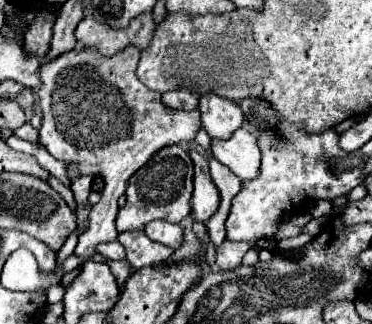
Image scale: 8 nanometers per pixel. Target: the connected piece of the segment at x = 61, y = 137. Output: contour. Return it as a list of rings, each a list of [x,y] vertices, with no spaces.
[[[127,46],[115,58],[103,58],[95,50],[73,50],[47,62],[41,74],[39,102],[43,126],[39,144],[65,162],[75,164],[83,176],[101,176],[105,188],[101,200],[89,212],[89,228],[79,236],[75,254],[89,258],[99,242],[117,240],[115,216],[117,200],[127,188],[127,180],[163,146],[191,142],[199,128],[199,110],[169,110],[161,104],[161,94],[149,90],[135,76],[139,50]]]

